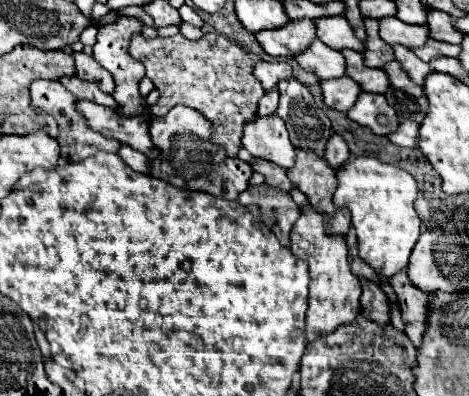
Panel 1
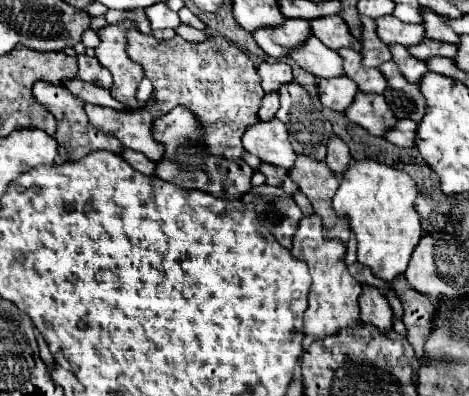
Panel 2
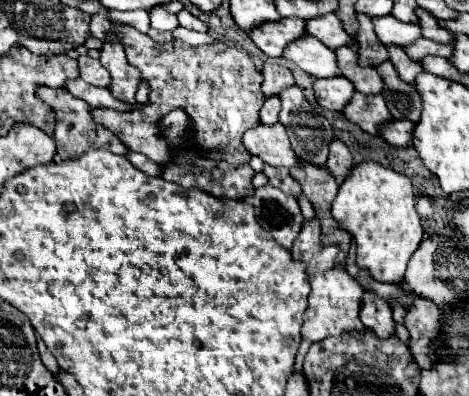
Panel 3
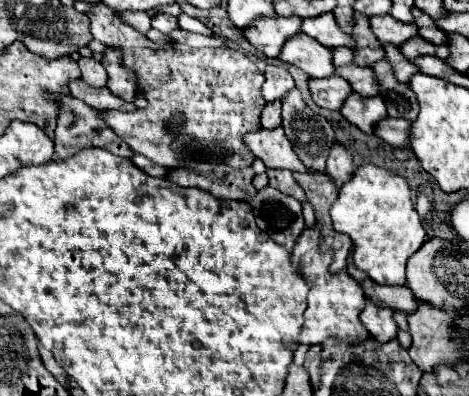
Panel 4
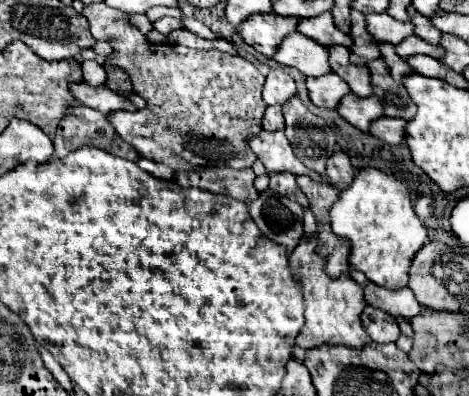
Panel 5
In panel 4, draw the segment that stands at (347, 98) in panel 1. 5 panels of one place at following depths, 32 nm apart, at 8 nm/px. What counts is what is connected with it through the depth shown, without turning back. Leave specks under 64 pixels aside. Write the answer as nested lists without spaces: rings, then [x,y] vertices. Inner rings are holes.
[[[342,76],[310,78],[310,90],[312,90],[314,102],[320,108],[328,108],[328,110],[340,110],[344,104],[344,98],[352,94],[352,86]]]

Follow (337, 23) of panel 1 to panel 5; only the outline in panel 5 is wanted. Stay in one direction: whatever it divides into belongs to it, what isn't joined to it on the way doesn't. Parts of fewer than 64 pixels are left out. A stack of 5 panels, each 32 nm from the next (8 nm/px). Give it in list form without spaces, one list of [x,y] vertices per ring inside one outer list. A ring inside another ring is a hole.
[[[324,12],[314,18],[302,18],[298,24],[298,32],[310,36],[322,46],[352,46],[352,38],[336,28],[330,12]]]

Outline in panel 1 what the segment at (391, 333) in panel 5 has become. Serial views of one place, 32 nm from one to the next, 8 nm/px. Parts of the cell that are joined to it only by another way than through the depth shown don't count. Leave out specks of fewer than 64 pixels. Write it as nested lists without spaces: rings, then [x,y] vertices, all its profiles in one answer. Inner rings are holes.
[[[366,280],[362,284],[362,298],[360,304],[364,308],[364,314],[370,320],[376,320],[378,324],[386,324],[390,320],[390,308],[388,308],[388,298],[384,294],[384,290],[378,284],[372,284],[370,280]]]

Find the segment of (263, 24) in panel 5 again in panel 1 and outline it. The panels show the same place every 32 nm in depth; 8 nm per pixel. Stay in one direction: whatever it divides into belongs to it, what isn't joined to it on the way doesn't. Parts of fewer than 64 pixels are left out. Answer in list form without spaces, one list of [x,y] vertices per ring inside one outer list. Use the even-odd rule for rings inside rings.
[[[290,20],[282,28],[260,30],[256,40],[270,56],[294,58],[316,40],[316,24],[314,20]]]

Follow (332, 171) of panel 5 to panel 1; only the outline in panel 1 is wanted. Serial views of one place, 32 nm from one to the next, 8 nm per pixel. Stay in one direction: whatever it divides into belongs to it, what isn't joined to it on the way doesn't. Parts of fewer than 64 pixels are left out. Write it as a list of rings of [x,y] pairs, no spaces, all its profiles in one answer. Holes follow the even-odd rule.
[[[332,134],[326,144],[326,152],[324,152],[324,158],[328,160],[328,164],[332,168],[338,168],[348,160],[348,156],[350,156],[350,150],[348,150],[348,144],[344,142],[344,138],[338,134]]]

